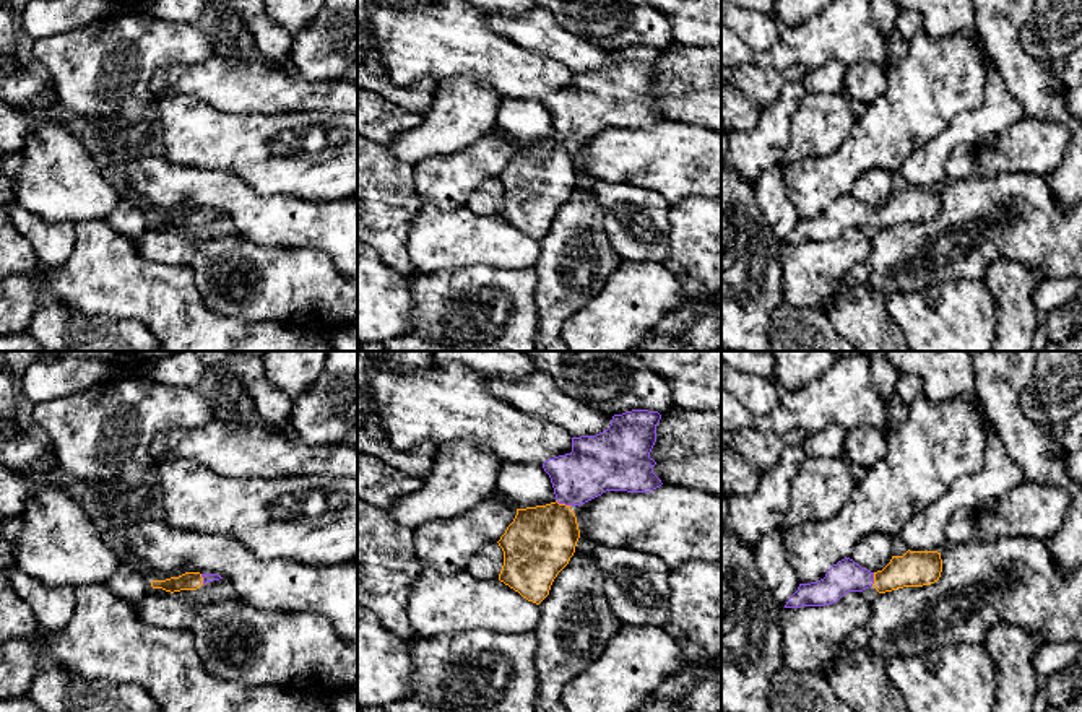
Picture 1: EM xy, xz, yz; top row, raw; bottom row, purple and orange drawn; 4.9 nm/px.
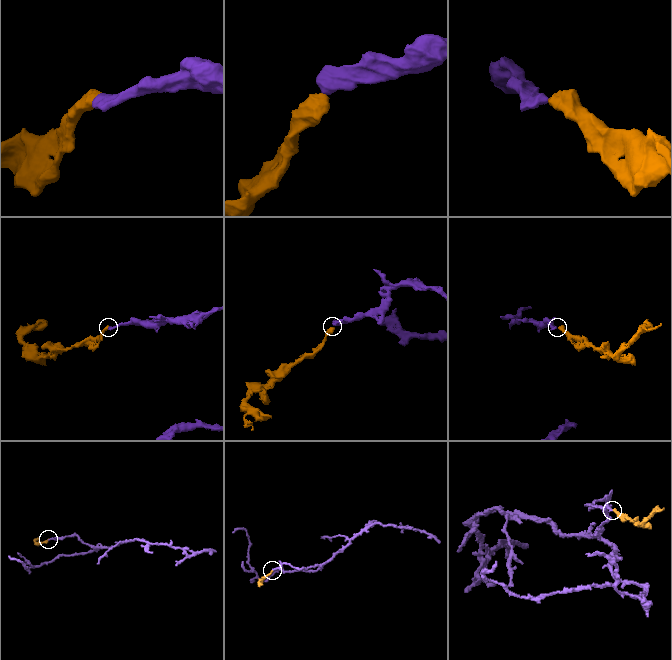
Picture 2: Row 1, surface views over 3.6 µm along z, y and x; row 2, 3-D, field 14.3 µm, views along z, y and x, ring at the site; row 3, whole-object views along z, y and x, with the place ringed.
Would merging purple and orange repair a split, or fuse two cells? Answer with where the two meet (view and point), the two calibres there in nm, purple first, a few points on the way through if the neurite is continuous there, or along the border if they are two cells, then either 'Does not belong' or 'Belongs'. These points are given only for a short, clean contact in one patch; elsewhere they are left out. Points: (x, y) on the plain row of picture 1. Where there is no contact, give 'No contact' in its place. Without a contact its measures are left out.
Touches purple at xz (562, 138). Thickness 280 nm (purple) against 340 nm. Path across: xz (595, 101), (567, 129), (562, 138), (553, 164), (540, 178). Belongs

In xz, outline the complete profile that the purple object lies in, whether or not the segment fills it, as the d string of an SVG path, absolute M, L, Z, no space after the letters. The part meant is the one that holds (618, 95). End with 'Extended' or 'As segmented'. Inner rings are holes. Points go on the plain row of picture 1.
M648 46L614 50L608 65L596 72L572 73L570 89L543 99L551 114L556 137L546 141L517 145L513 158L497 177L504 187L500 218L528 237L539 241L549 231L557 210L569 200L580 174L572 141L582 141L606 127L650 128L663 120L653 109L656 98L650 93L660 55L658 47Z. Extended

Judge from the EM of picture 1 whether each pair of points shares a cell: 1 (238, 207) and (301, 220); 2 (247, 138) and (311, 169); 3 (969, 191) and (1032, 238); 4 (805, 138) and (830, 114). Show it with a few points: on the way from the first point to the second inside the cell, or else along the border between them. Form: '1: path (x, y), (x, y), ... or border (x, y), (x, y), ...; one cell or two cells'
1: path (254, 215), (262, 220), (285, 220); one cell
2: path (264, 155), (267, 161), (294, 161); one cell
3: path (995, 191), (1021, 192), (1042, 208), (1038, 212); one cell
4: path (811, 134), (824, 121); one cell

